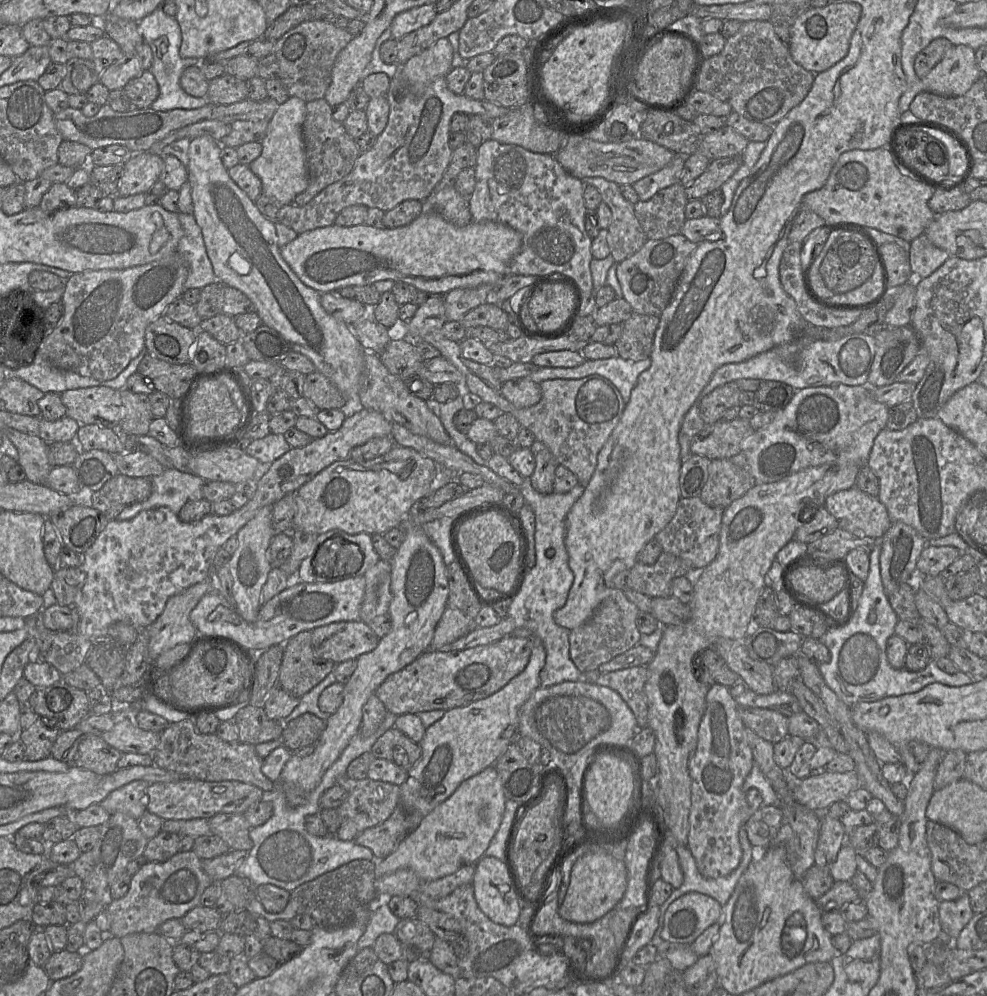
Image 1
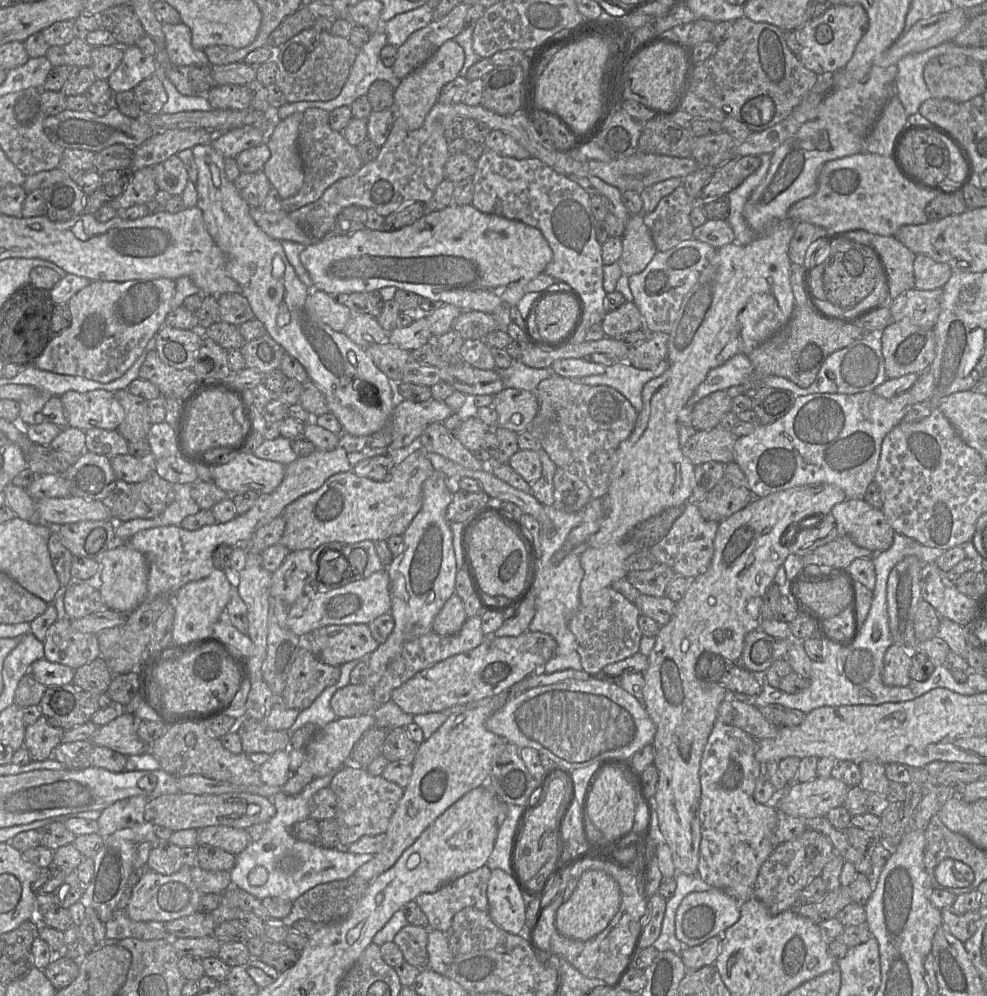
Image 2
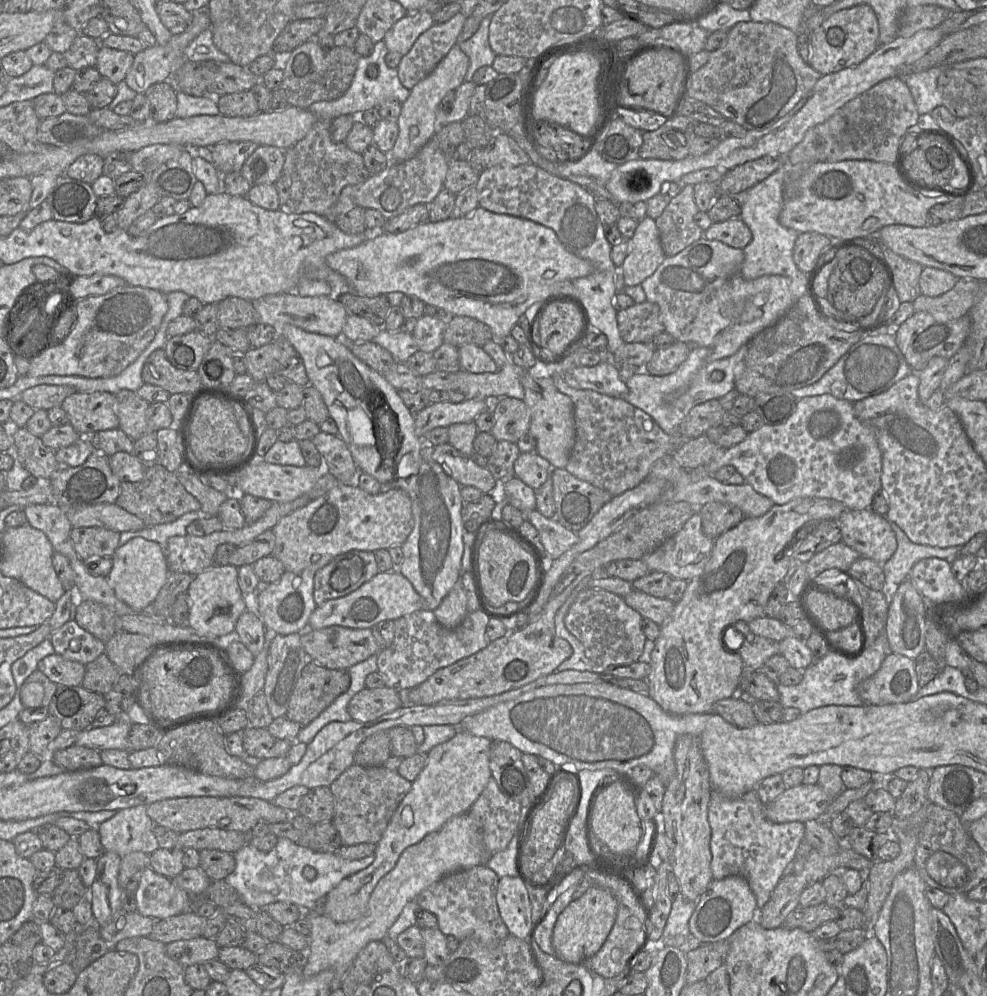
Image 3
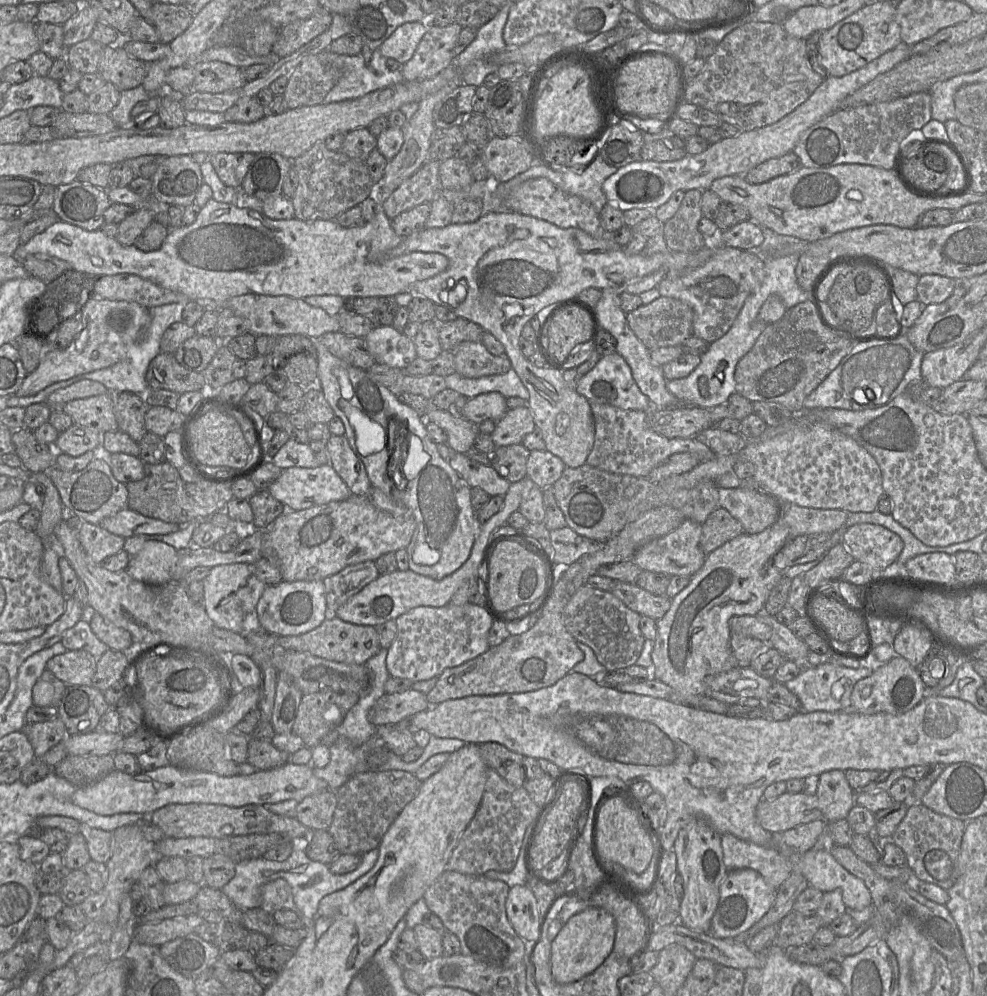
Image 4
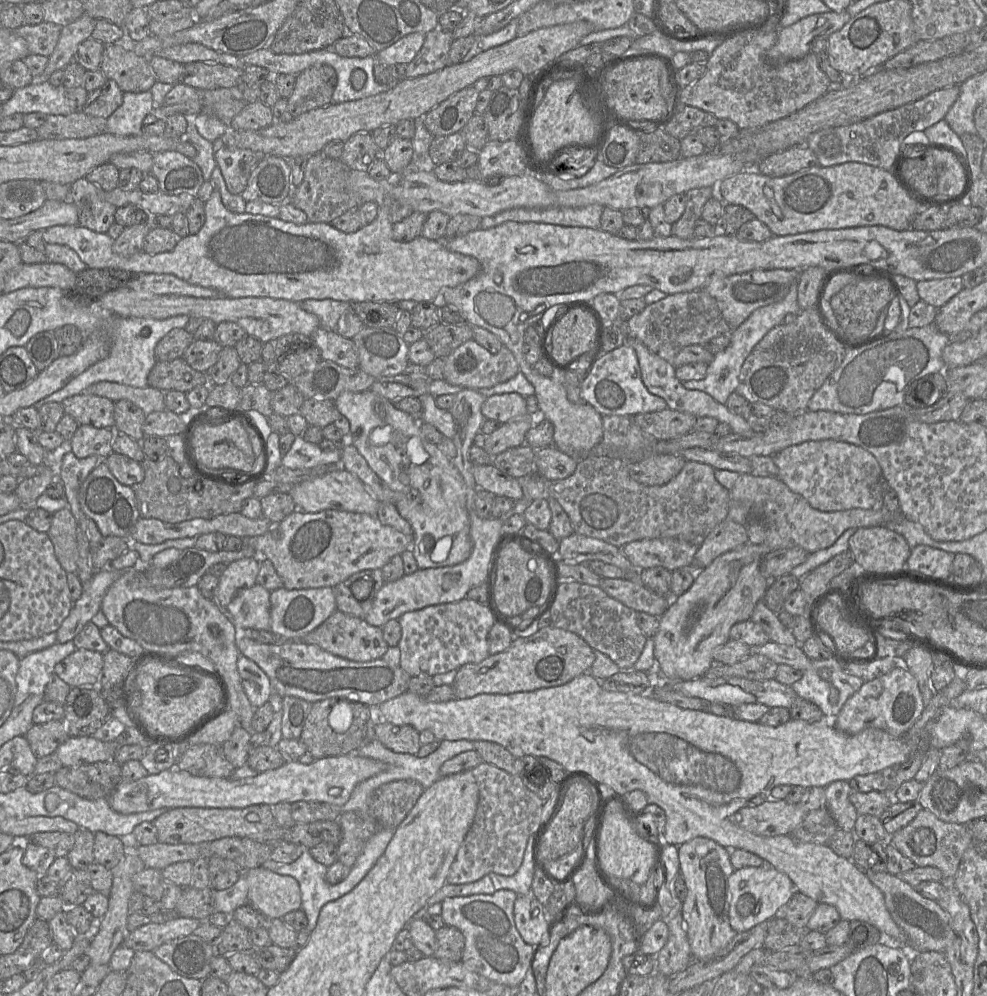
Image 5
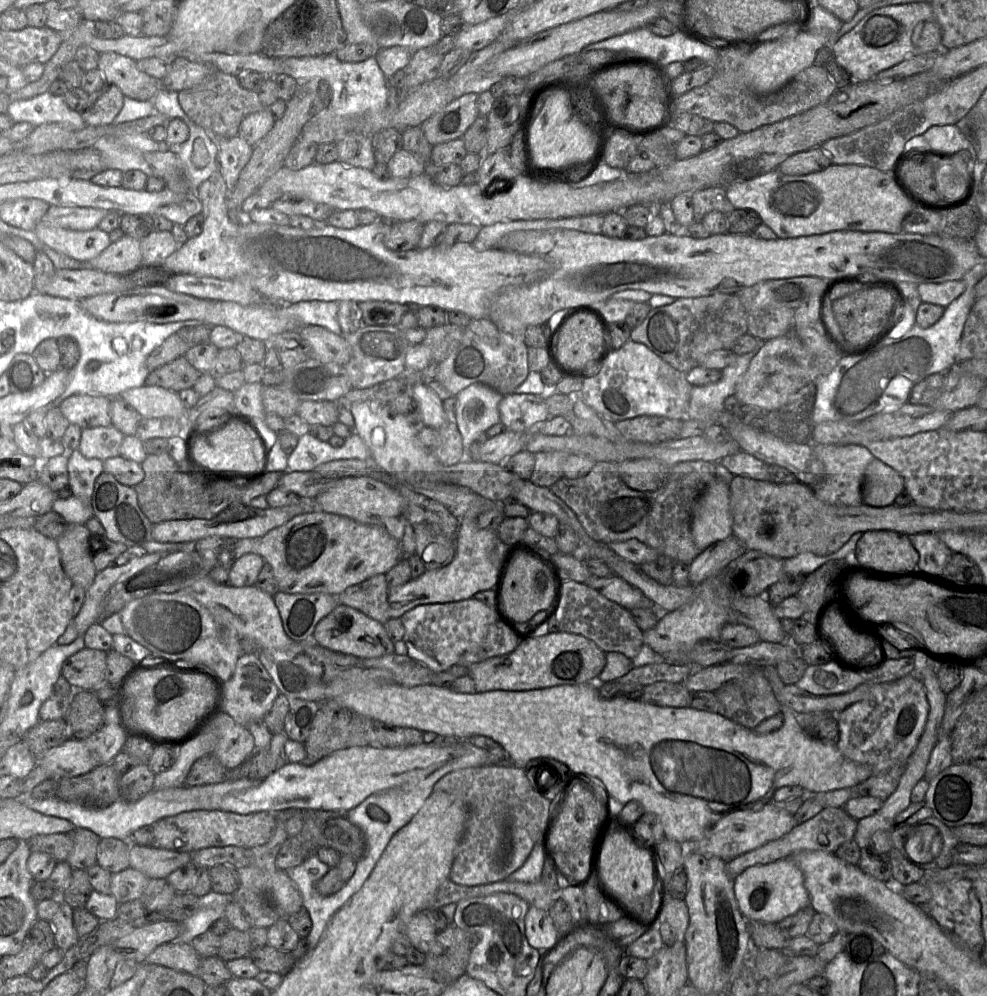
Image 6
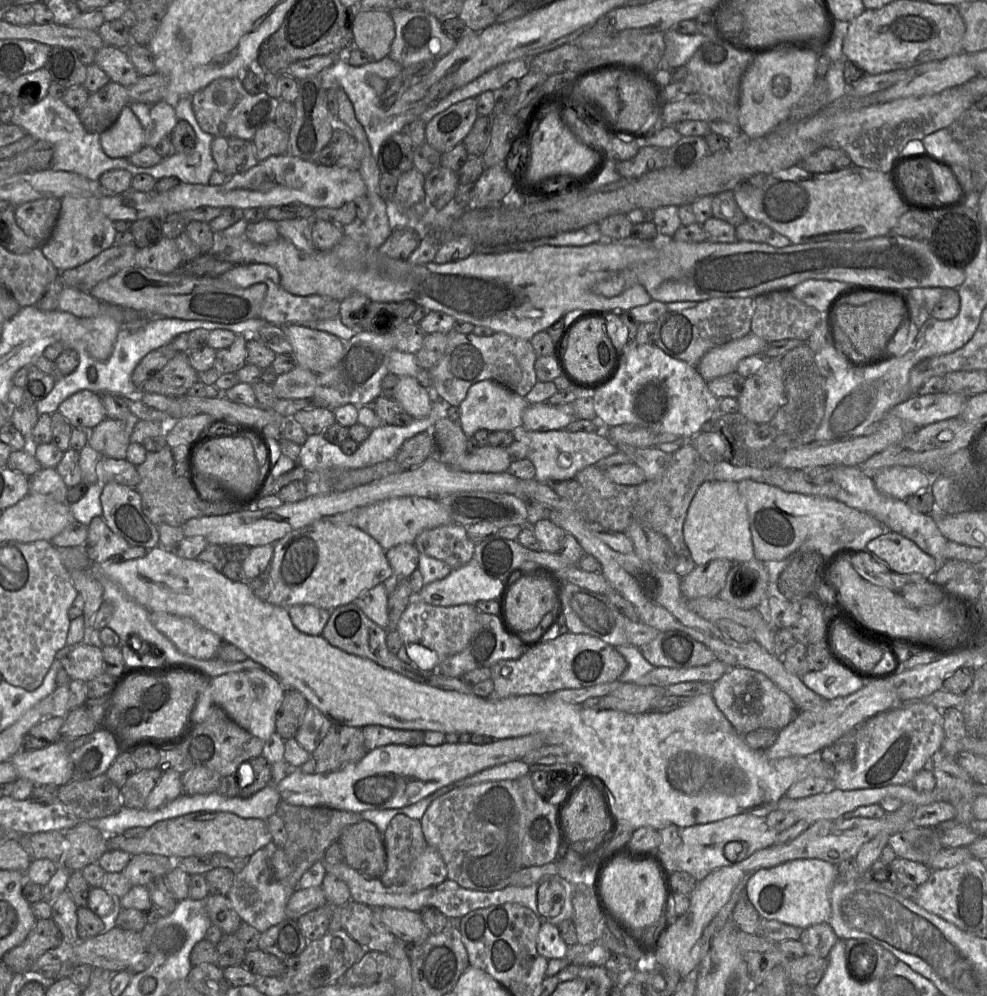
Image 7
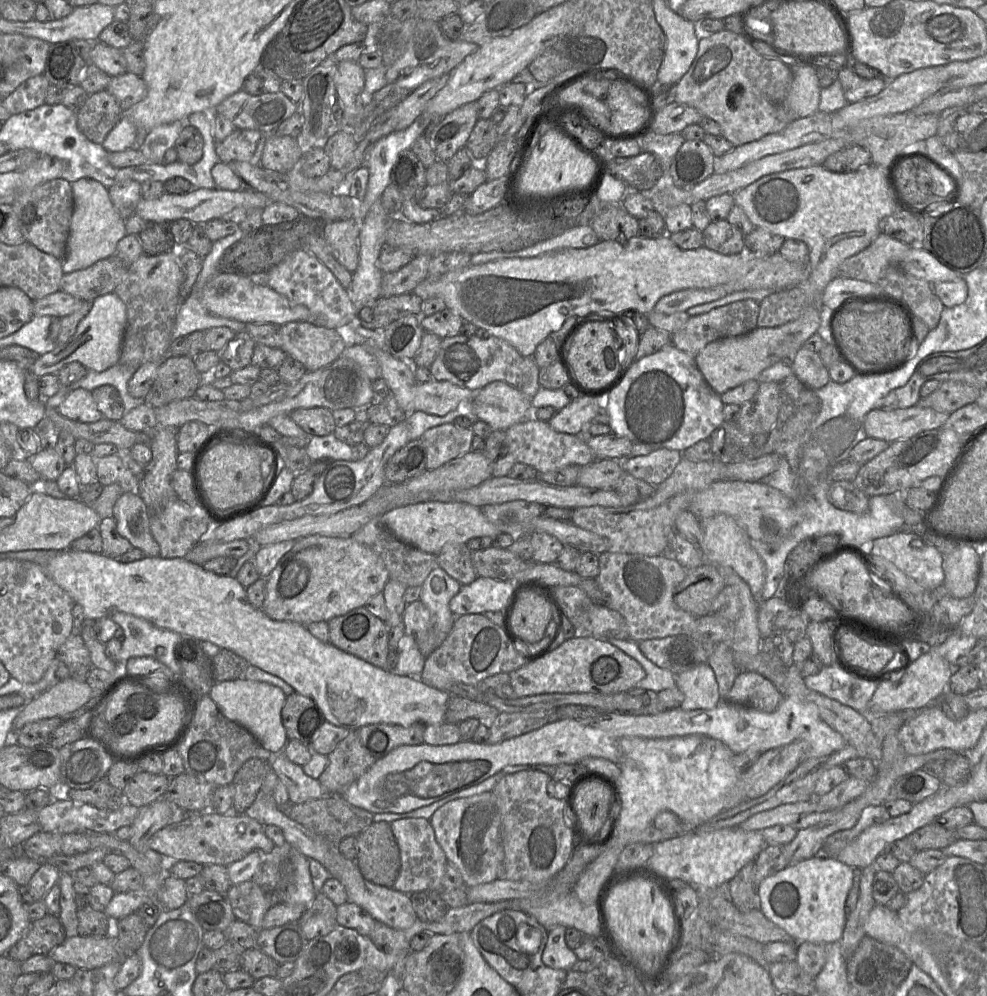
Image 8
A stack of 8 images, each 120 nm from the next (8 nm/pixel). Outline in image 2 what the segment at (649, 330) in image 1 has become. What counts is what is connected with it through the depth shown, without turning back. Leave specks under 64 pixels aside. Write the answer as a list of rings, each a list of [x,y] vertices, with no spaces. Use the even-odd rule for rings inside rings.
[[[652,332],[649,339],[630,347],[624,361],[637,369],[651,369],[667,359],[669,335],[665,332]]]

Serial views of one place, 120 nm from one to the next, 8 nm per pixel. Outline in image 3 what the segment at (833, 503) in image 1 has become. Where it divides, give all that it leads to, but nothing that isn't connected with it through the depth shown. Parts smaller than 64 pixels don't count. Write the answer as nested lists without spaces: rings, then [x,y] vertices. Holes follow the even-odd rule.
[[[871,508],[846,509],[837,520],[842,541],[861,557],[883,564],[897,550],[895,533],[885,515],[880,515]]]

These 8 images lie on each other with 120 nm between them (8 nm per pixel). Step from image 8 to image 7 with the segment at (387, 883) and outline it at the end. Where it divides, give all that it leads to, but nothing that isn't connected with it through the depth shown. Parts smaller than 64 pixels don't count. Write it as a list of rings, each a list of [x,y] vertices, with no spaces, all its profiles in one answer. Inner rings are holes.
[[[362,820],[346,827],[337,841],[344,852],[344,862],[359,873],[380,878],[386,870],[384,835],[371,822]]]

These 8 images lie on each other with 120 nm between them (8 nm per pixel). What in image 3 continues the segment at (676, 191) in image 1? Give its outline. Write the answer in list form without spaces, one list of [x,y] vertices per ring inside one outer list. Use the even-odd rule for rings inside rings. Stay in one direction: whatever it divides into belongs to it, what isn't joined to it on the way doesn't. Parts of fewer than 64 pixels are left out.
[[[686,185],[655,220],[667,257],[678,254],[703,237],[704,231],[694,220],[699,211],[694,200],[694,185]]]

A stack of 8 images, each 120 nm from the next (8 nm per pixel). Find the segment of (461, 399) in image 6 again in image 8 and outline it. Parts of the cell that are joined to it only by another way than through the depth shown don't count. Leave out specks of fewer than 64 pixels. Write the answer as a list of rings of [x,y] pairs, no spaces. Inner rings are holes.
[[[494,381],[476,391],[471,401],[477,420],[484,421],[494,430],[506,431],[509,427],[533,417],[531,399],[519,389],[502,381]]]

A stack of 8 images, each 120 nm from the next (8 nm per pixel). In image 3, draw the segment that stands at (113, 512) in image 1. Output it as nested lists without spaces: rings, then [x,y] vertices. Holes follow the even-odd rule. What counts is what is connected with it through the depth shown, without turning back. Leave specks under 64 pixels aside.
[[[159,463],[147,467],[142,480],[121,482],[120,494],[115,504],[143,520],[146,526],[173,522],[182,515],[200,511],[201,508],[199,501],[180,483],[176,473],[169,472]]]

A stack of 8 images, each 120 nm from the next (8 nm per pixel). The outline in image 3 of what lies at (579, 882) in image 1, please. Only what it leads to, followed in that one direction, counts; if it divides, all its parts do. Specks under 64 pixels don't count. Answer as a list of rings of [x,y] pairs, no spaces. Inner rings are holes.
[[[600,887],[588,888],[563,910],[555,923],[552,945],[556,957],[567,963],[580,964],[596,954],[613,928],[617,908],[617,901],[609,891]]]

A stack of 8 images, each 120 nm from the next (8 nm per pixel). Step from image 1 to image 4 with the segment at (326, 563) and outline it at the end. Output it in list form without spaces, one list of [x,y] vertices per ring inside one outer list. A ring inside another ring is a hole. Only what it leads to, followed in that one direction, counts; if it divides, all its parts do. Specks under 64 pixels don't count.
[[[365,561],[345,567],[338,573],[323,579],[329,615],[349,598],[361,591],[380,574],[374,561]]]

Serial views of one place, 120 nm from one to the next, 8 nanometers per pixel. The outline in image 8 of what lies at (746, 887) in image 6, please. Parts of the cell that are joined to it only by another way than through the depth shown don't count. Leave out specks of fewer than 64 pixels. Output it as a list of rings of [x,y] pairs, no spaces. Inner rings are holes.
[[[810,857],[765,878],[757,887],[760,911],[785,930],[795,942],[831,945],[840,942],[846,923],[846,902],[853,886],[854,868],[831,857]]]

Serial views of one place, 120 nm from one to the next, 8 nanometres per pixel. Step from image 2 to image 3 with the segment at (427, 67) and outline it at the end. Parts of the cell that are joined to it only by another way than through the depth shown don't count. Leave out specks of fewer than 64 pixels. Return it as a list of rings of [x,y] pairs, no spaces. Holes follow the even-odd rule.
[[[456,44],[432,72],[410,90],[409,97],[401,104],[401,113],[397,119],[399,133],[389,153],[390,162],[412,158],[435,135],[438,129],[437,107],[448,92],[465,81],[468,66],[468,56]]]

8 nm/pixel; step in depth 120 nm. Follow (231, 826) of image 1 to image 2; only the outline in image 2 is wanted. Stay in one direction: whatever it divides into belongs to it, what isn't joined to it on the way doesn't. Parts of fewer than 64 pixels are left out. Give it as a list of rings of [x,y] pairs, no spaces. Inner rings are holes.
[[[225,825],[207,826],[197,832],[198,845],[219,847],[235,856],[240,854],[249,844],[247,829]]]

